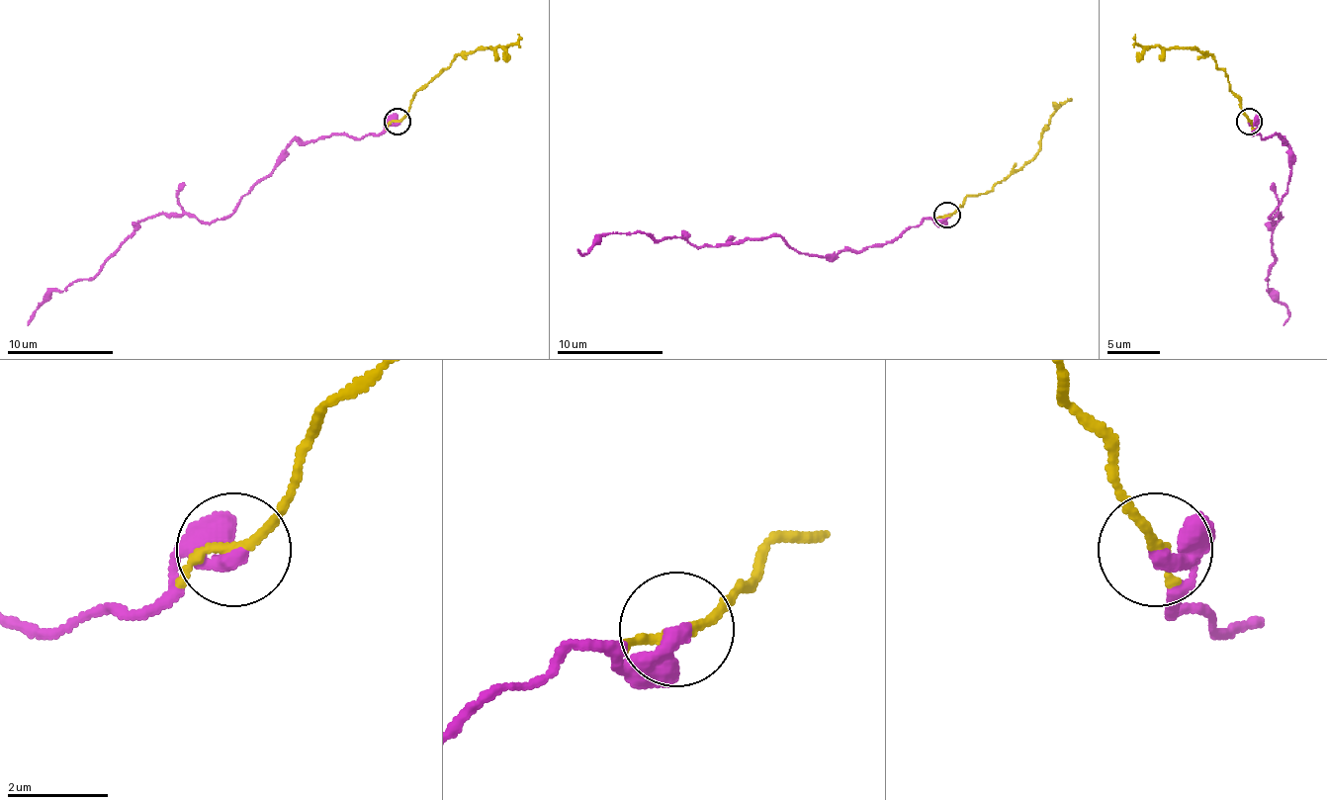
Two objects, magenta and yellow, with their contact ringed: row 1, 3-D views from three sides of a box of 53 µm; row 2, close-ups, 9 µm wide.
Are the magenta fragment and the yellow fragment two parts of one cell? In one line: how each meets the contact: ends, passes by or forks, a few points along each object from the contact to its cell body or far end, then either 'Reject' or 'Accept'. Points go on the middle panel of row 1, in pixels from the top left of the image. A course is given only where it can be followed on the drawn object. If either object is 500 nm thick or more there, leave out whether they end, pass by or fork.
At the ring magenta ends. At the ring yellow passes by. Course of magenta: (946, 214), (858, 251), (808, 256), (779, 235), (694, 245), (642, 232), (604, 235), (585, 254), (577, 248). Course of yellow: (946, 214), (956, 209), (967, 196), (989, 193), (1038, 150), (1041, 130), (1068, 100). Accept

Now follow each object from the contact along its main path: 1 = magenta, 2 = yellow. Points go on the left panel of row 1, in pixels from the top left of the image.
1: (397, 121), (359, 139), (332, 133), (293, 141), (229, 216), (144, 219), (92, 277), (54, 290), (28, 324)
2: (397, 121), (406, 113), (417, 91), (460, 54), (510, 46), (518, 33)

